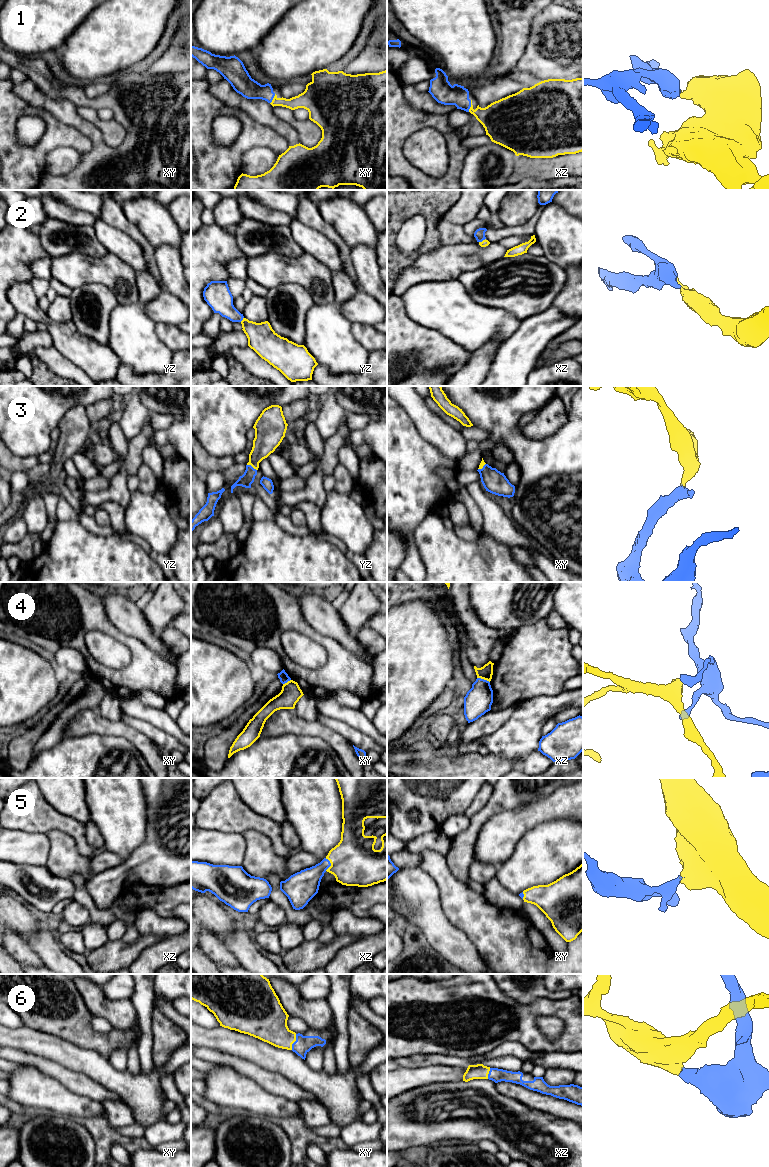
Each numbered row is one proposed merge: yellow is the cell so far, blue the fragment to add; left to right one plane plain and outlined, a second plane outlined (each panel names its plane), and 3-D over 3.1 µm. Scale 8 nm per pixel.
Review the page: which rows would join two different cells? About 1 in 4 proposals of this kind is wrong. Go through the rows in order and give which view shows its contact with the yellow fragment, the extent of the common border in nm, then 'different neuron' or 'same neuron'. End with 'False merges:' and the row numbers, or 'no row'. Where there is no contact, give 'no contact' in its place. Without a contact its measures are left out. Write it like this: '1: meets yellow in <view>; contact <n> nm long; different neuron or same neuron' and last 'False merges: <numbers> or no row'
1: meets yellow in xz; contact 100 nm long; same neuron
2: meets yellow in yz; contact 50 nm long; same neuron
3: meets yellow in yz; contact 90 nm long; same neuron
4: meets yellow in xz; contact 110 nm long; different neuron
5: meets yellow in xz; contact 110 nm long; same neuron
6: meets yellow in xy; contact 130 nm long; same neuron
False merges: 4

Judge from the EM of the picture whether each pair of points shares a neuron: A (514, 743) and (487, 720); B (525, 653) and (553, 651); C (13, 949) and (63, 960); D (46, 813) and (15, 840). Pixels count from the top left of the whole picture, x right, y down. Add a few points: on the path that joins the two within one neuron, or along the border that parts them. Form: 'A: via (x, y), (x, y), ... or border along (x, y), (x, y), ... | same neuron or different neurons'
A: border along (513, 712), (495, 731), (476, 740) | different neurons
B: via (532, 653), (546, 653) | same neuron
C: via (25, 950), (35, 960), (51, 960) | same neuron
D: border along (10, 829), (36, 831), (45, 834) | different neurons

